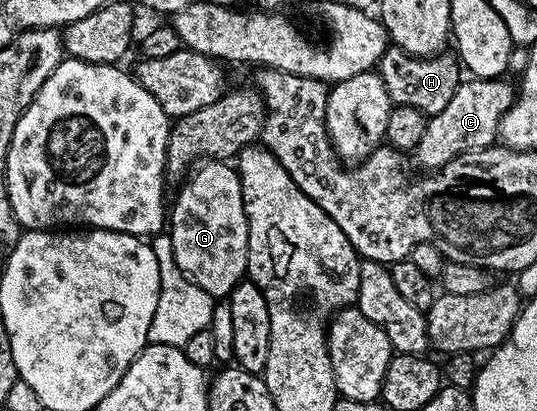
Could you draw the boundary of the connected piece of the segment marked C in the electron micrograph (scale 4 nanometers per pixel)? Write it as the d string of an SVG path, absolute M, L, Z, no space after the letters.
M503 77L475 78L461 81L454 92L454 100L442 108L440 114L428 118L426 132L422 132L422 140L417 144L414 157L420 166L428 172L441 170L458 156L471 150L481 150L493 145L500 132L500 121L514 105L512 86Z

